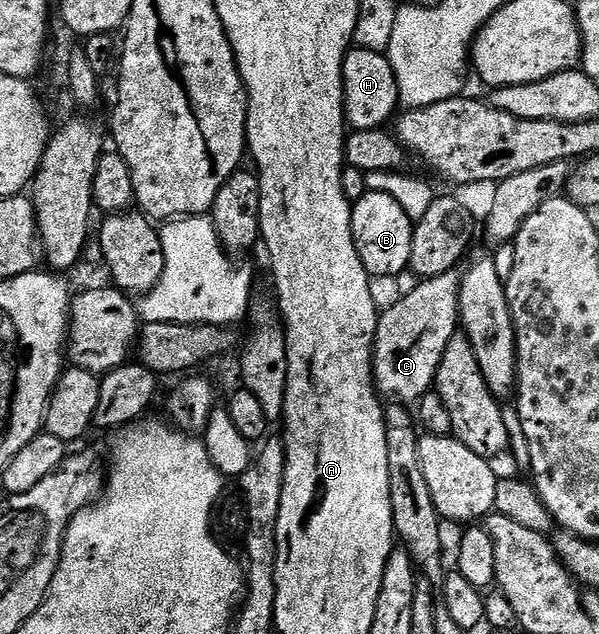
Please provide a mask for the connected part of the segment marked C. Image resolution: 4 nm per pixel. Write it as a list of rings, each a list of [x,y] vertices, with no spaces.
[[[455,272],[422,279],[400,302],[379,314],[372,344],[372,379],[384,399],[415,404],[434,387],[441,356],[457,332],[460,281]]]

